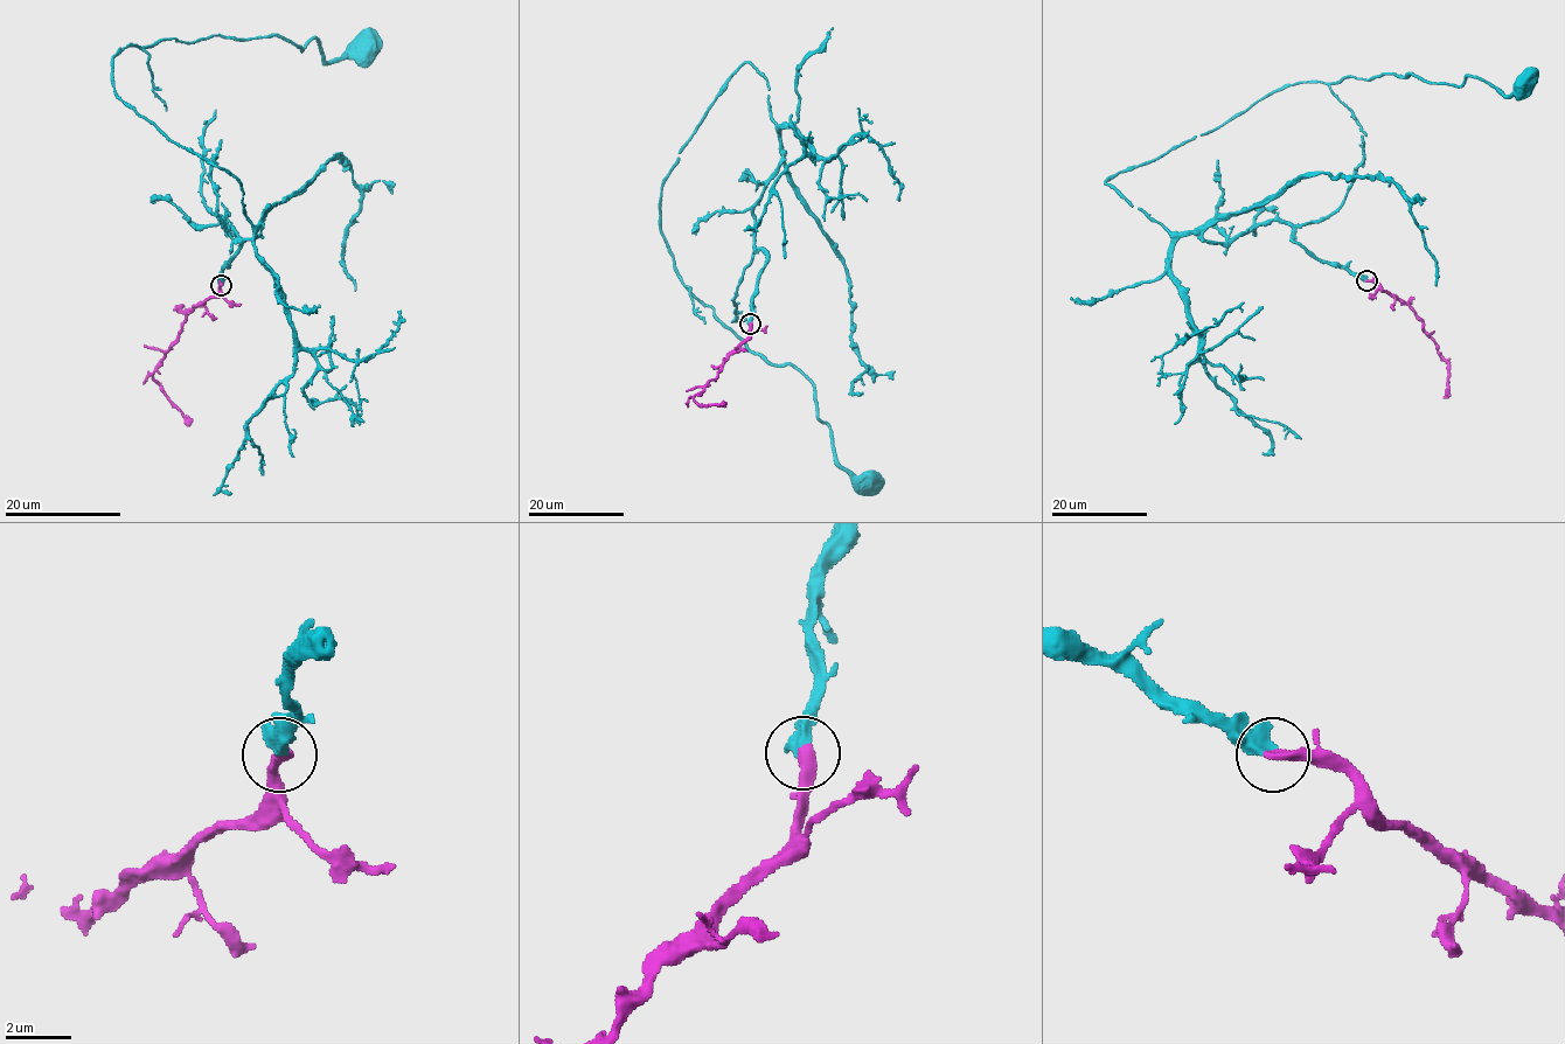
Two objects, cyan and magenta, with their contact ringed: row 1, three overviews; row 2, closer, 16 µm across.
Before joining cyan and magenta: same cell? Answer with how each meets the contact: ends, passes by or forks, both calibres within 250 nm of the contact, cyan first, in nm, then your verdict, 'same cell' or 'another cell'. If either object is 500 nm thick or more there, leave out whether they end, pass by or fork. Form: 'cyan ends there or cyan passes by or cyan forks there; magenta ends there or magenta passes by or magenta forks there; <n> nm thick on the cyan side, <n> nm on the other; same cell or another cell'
cyan ends there; magenta ends there; 480 nm thick on the cyan side, 360 nm on the other; same cell

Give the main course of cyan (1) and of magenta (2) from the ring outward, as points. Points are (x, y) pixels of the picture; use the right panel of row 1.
1: (1367, 279), (1278, 221), (1222, 243), (1169, 232), (1105, 182), (1300, 82), (1469, 76), (1506, 95), (1523, 82)
2: (1367, 280), (1375, 280), (1396, 296), (1423, 322), (1423, 331), (1447, 362), (1448, 392), (1444, 397)

